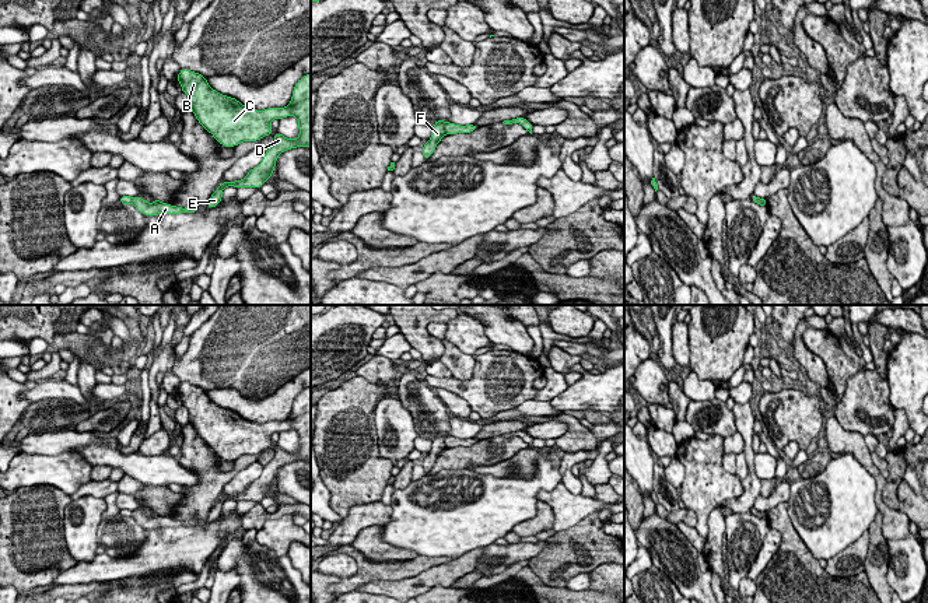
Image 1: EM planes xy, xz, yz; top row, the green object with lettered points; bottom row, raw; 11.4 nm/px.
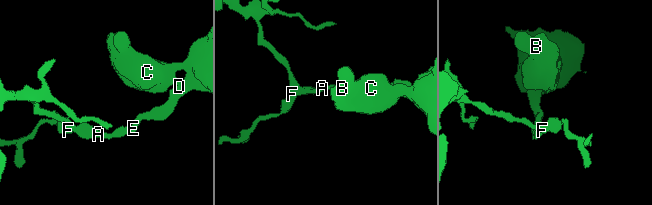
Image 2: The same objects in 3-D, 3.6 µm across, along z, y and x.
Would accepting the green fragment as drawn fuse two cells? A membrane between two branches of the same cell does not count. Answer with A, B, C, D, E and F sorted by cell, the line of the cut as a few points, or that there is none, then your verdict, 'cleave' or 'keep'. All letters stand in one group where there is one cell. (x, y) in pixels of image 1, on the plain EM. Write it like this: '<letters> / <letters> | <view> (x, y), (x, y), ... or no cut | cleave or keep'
A B C D E / F | xz (447, 437), (445, 447) | cleave

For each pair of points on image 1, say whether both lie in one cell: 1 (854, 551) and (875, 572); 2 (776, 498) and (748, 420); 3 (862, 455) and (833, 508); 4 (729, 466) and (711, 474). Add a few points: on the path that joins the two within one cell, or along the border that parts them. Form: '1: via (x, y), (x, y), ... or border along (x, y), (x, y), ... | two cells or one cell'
1: border along (869, 530), (868, 554), (862, 570) | two cells
2: border along (759, 494), (753, 507) | two cells
3: border along (833, 453), (850, 453), (872, 476), (876, 490) | two cells
4: border along (722, 453), (722, 467), (735, 474) | two cells

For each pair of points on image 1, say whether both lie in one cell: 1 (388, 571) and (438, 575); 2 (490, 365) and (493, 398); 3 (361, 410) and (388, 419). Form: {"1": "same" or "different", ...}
{"1": "different", "2": "same", "3": "different"}

